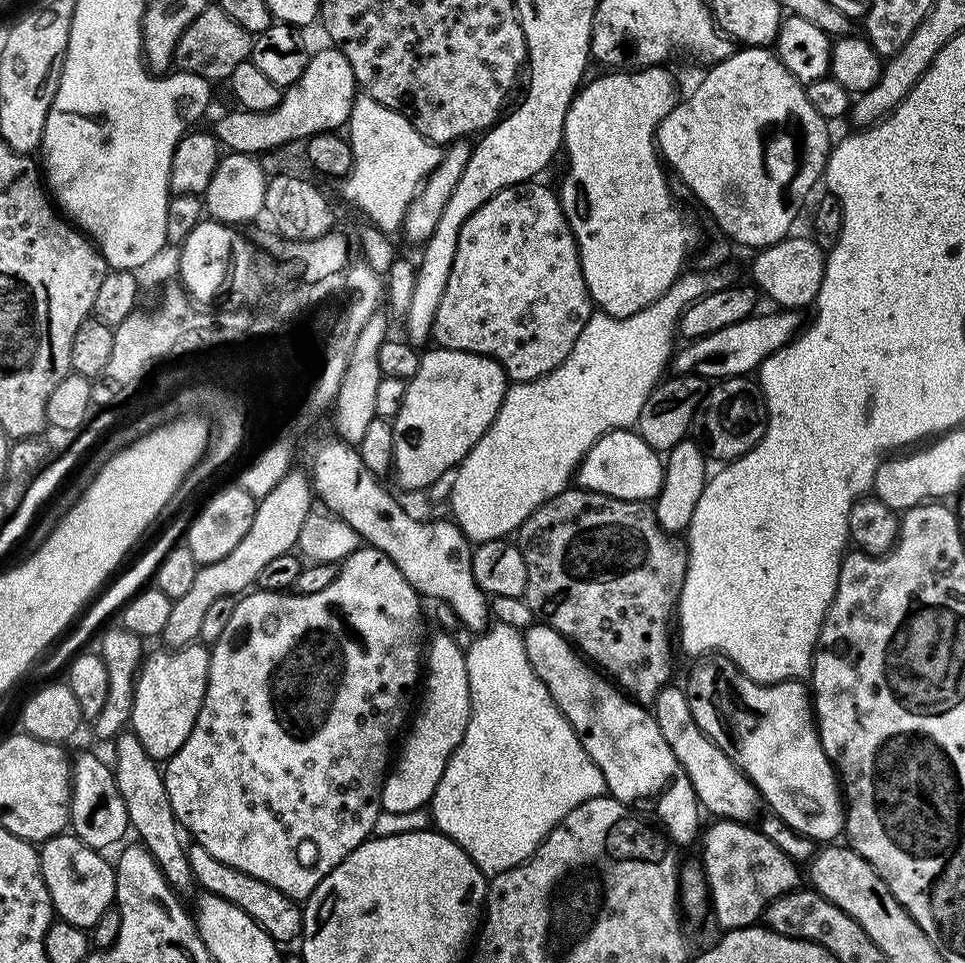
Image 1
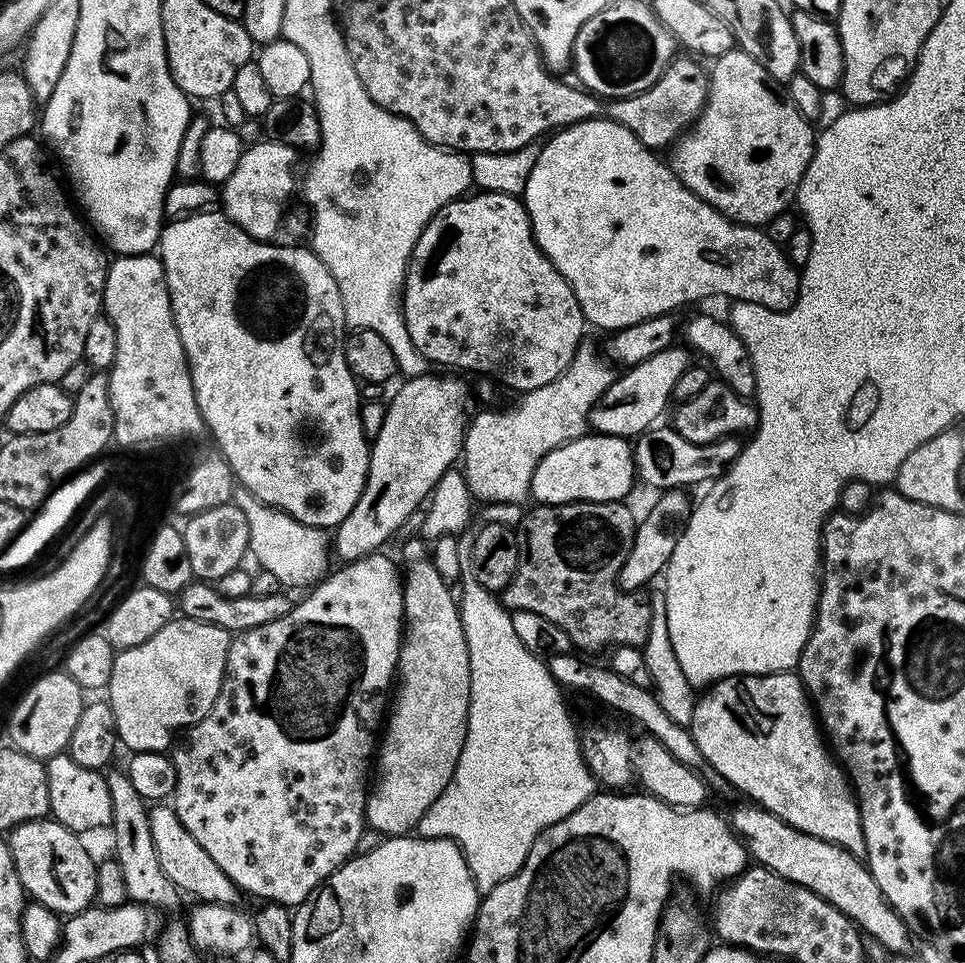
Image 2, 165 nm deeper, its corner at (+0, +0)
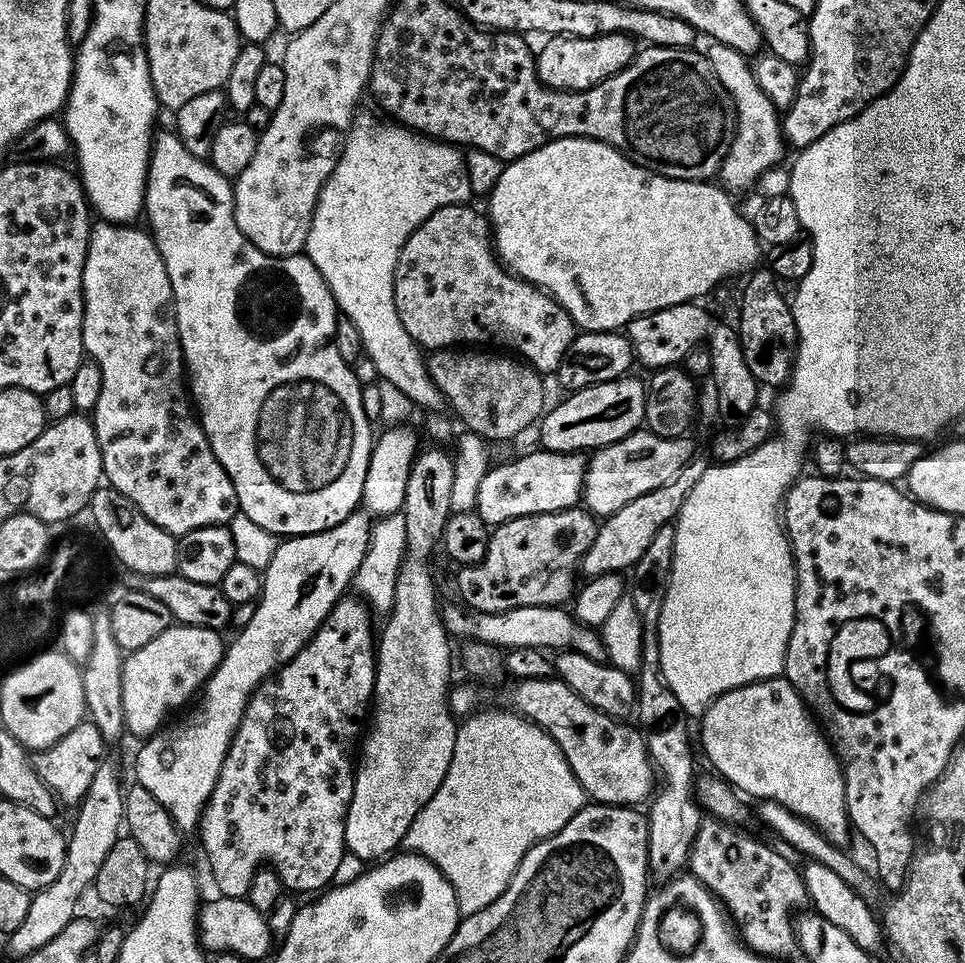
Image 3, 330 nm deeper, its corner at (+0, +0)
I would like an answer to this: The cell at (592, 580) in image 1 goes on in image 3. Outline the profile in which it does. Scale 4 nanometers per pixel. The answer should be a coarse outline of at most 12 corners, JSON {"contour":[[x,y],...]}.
{"contour":[[583,506],[495,525],[459,569],[473,612],[567,605],[597,517]]}

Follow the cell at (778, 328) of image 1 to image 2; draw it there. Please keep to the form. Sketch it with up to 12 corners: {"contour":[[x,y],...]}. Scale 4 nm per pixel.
{"contour":[[673,346],[617,375],[592,408],[602,436],[659,421],[690,366]]}

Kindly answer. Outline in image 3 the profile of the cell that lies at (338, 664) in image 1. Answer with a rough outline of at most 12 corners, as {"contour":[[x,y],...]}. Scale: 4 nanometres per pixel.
{"contour":[[341,598],[248,700],[198,829],[215,891],[333,883],[376,691]]}

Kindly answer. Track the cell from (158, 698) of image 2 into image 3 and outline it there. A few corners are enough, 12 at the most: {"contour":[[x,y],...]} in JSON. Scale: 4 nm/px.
{"contour":[[173,624],[125,657],[125,731],[147,738],[203,689],[226,647]]}

